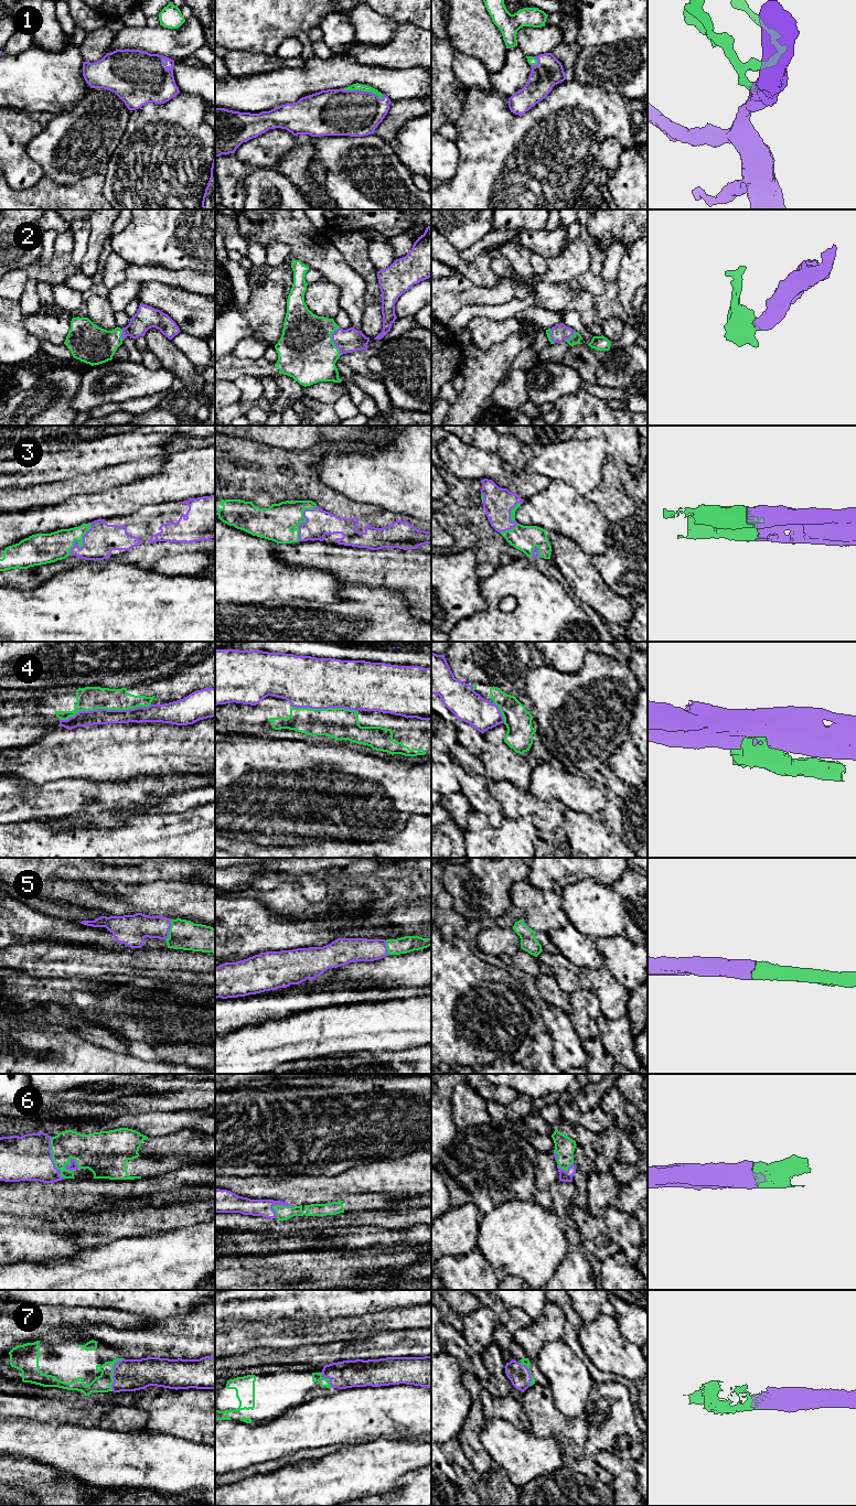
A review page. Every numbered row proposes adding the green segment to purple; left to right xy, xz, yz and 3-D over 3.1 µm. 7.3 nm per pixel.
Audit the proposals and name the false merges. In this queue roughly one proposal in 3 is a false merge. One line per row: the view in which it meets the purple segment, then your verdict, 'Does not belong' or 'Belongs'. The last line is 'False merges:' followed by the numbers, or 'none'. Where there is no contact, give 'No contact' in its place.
1: Touches purple in xz. Belongs
2: Touches purple in xz. Belongs
3: Touches purple in xy. Belongs
4: Touches purple in xy. Does not belong
5: Touches purple in xy. Belongs
6: Touches purple in xy. Belongs
7: Touches purple in xy. Belongs
False merges: 4

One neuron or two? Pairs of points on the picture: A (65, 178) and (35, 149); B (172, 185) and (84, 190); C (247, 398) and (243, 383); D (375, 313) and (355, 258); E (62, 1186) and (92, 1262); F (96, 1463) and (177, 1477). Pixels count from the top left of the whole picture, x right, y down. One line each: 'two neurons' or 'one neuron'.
A: one neuron
B: two neurons
C: one neuron
D: one neuron
E: two neurons
F: one neuron

